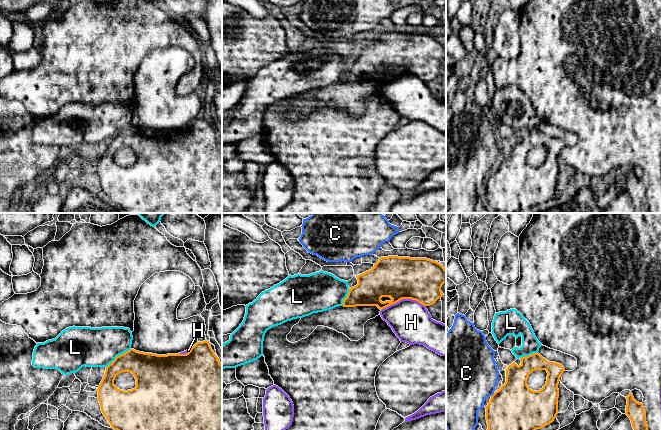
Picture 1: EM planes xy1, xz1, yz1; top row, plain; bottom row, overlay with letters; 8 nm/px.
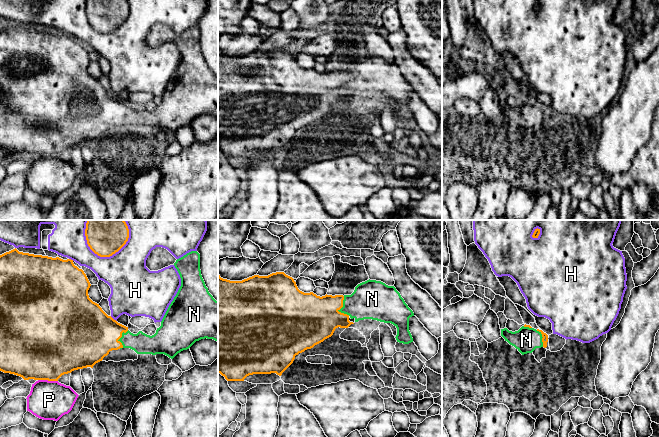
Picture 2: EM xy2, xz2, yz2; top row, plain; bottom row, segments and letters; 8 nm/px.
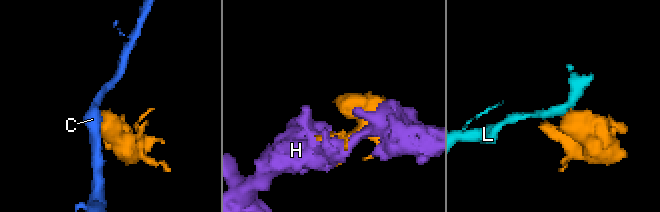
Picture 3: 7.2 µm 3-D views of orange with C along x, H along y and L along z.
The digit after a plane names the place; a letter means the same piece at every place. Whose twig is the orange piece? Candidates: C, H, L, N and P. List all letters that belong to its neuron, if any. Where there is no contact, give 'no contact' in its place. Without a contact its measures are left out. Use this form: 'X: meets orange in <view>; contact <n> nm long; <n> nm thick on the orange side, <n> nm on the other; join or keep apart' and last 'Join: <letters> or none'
C: meets orange in yz1; contact 40 nm long; 440 nm thick on the orange side, 460 nm on the other; keep apart
H: meets orange in xy2; contact 380 nm long; 260 nm thick on the orange side, 340 nm on the other; keep apart
L: meets orange in xy1; contact 260 nm long; 260 nm thick on the orange side, 320 nm on the other; keep apart
N: meets orange in xz2; contact 170 nm long; 380 nm thick on the orange side, 300 nm on the other; join
P: meets orange in xy2; contact 160 nm long; 500 nm thick on the orange side, 320 nm on the other; keep apart
Join: N

